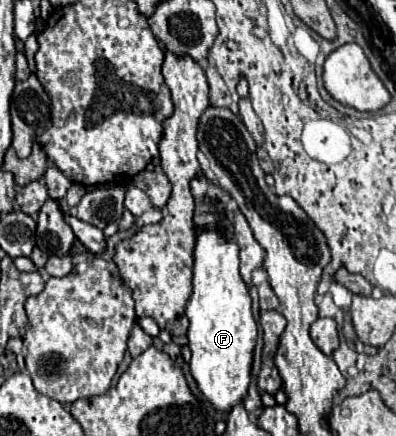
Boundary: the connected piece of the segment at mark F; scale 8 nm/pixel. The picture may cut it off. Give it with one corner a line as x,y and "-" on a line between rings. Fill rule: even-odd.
197,174
191,182
195,196
193,224
197,228
195,266
193,266
193,294
187,302
185,314
189,318
189,370
203,392
203,396
219,412
229,412
241,402
249,388
249,370
253,348
257,340
257,324
251,312
249,286
239,274
239,246
233,236
233,220
227,208
227,192
215,186
205,174

